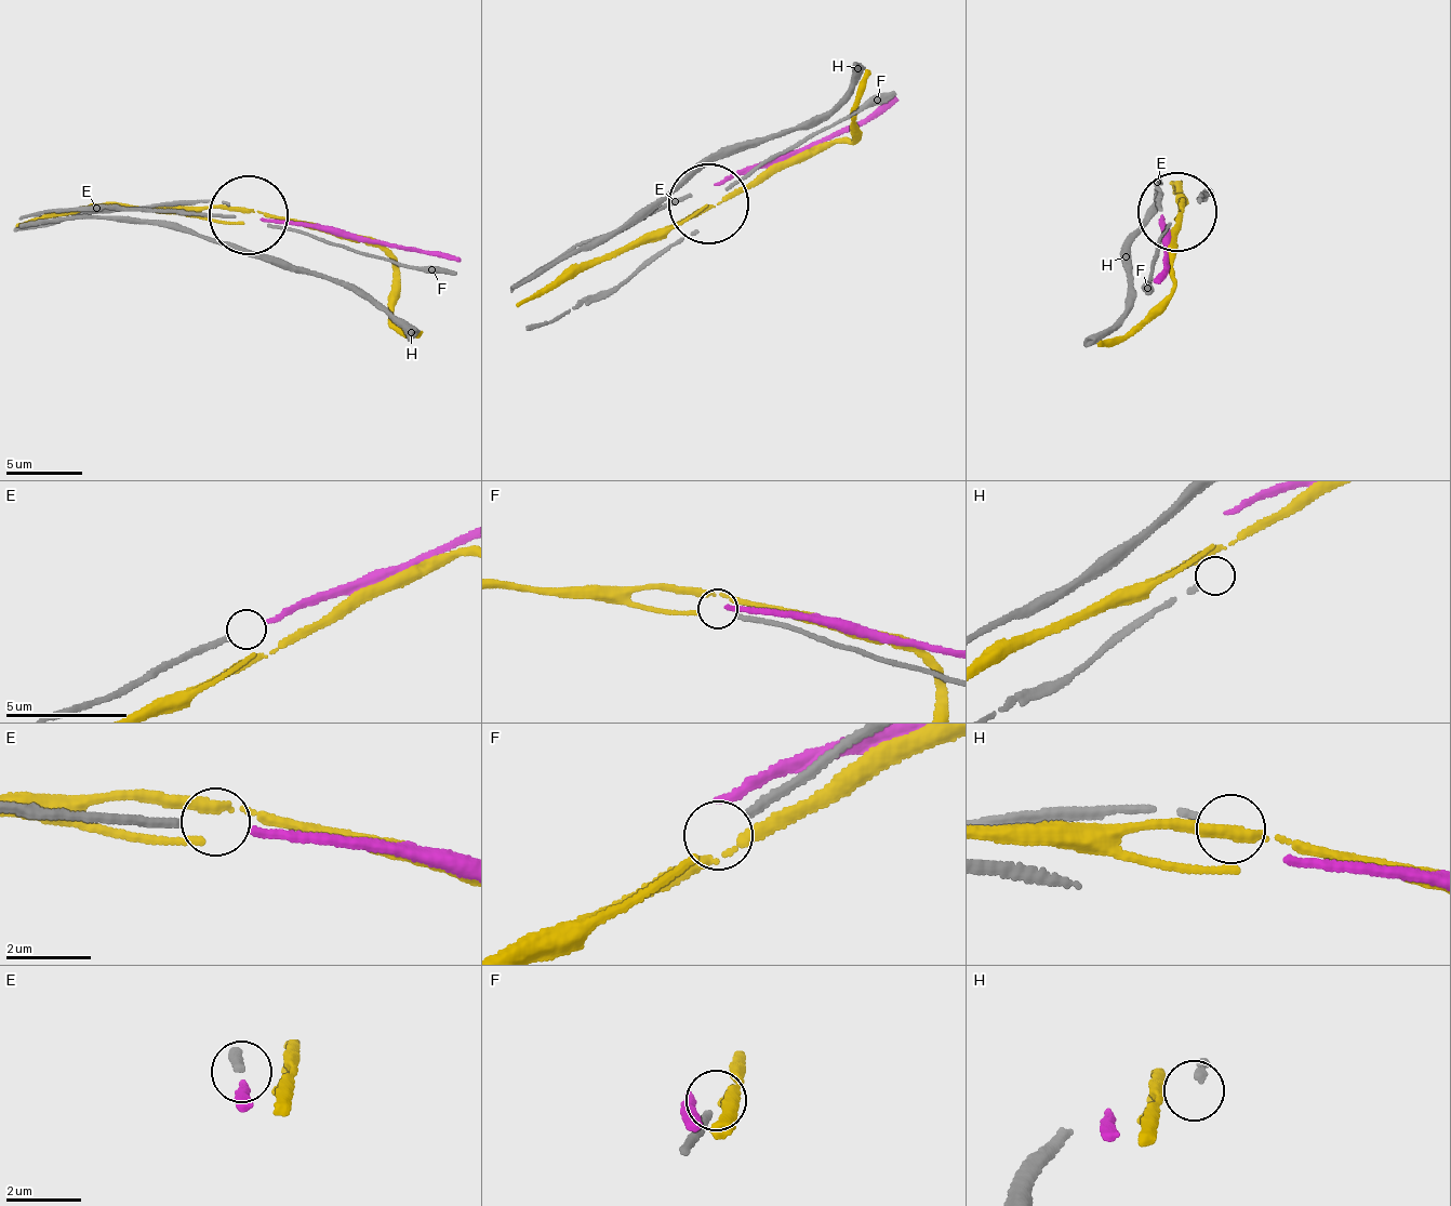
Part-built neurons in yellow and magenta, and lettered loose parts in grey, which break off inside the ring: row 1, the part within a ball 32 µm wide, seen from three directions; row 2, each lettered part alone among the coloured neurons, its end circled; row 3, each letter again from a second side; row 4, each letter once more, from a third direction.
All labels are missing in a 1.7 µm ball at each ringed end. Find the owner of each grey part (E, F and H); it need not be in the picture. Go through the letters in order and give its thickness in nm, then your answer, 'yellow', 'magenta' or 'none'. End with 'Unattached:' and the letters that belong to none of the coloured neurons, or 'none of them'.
E: 240 nm thick; magenta
F: 200 nm thick; yellow
H: 160 nm thick; none
Unattached: H

